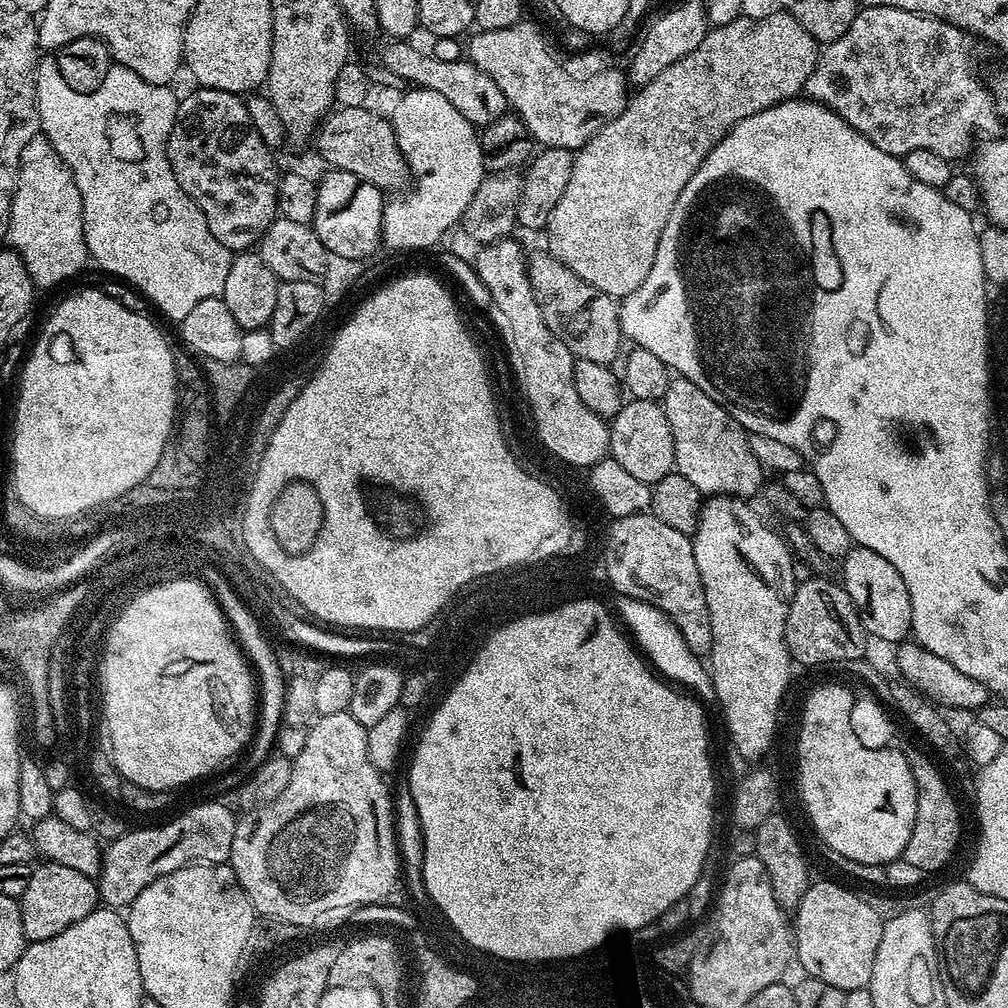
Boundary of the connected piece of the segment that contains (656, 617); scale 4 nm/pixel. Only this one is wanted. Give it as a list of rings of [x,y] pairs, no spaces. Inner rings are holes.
[[[619,594],[614,598],[613,611],[627,628],[631,639],[649,660],[649,663],[665,678],[690,689],[701,701],[710,704],[716,700],[711,671],[702,664],[703,659],[692,651],[679,628],[657,606],[640,599]]]

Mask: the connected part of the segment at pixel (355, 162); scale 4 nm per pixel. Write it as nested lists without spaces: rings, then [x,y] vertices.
[[[337,107],[335,110],[329,111],[328,115],[320,121],[315,133],[316,148],[320,151],[320,156],[329,165],[329,169],[337,172],[353,172],[359,180],[365,180],[381,190],[387,188],[403,189],[404,183],[409,183],[410,173],[408,164],[404,160],[402,150],[396,141],[396,135],[392,129],[391,123],[387,119],[384,120],[376,112],[371,112],[371,107],[362,108],[342,108]]]

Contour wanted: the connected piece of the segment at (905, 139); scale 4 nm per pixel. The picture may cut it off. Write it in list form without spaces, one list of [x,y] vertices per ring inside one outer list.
[[[864,6],[856,13],[856,17],[850,23],[850,28],[841,37],[832,43],[823,45],[820,60],[804,84],[804,92],[807,99],[815,100],[816,103],[826,106],[834,114],[841,116],[851,128],[858,130],[858,134],[862,134],[867,140],[874,142],[874,146],[878,146],[878,150],[886,150],[886,154],[902,158],[910,150],[934,150],[934,154],[942,154],[942,158],[956,162],[959,161],[959,156],[967,152],[975,136],[995,138],[1002,131],[1002,125],[1000,125],[1002,117],[998,102],[988,91],[987,83],[976,77],[976,64],[972,61],[976,56],[975,43],[977,44],[977,41],[964,29],[948,24],[945,20],[936,20],[933,16],[924,16],[921,12],[898,10],[894,6],[874,6],[873,8]]]

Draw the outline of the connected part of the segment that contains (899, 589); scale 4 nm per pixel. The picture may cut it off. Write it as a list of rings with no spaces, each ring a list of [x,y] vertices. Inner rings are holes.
[[[853,546],[842,557],[844,564],[844,589],[850,594],[856,612],[865,632],[873,641],[884,641],[889,646],[899,645],[909,639],[912,630],[912,607],[910,606],[910,590],[906,590],[906,582],[882,554],[874,554],[874,550]]]

